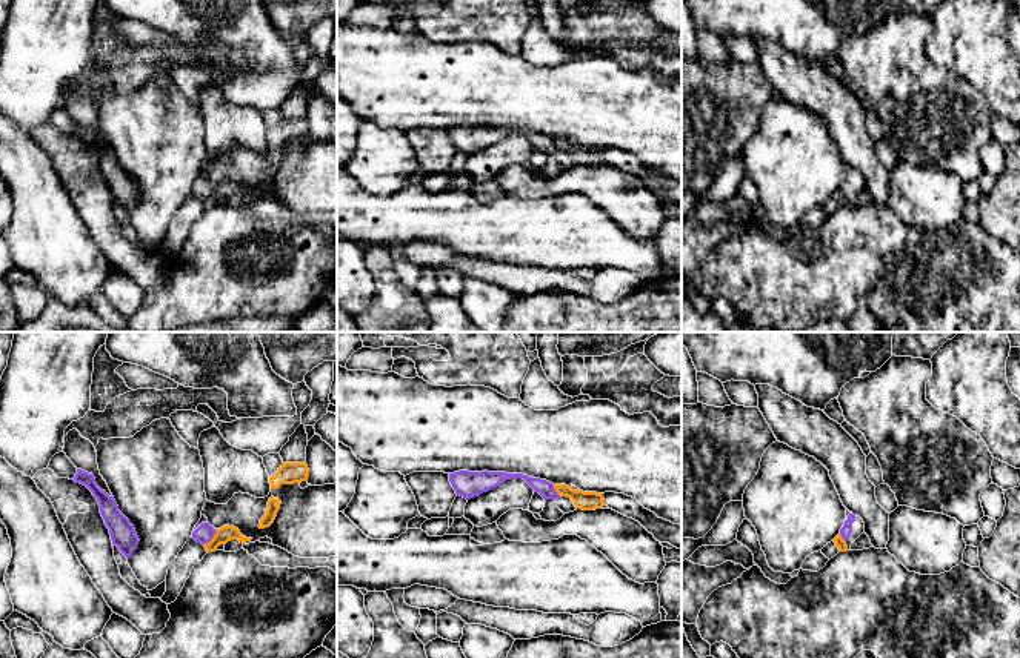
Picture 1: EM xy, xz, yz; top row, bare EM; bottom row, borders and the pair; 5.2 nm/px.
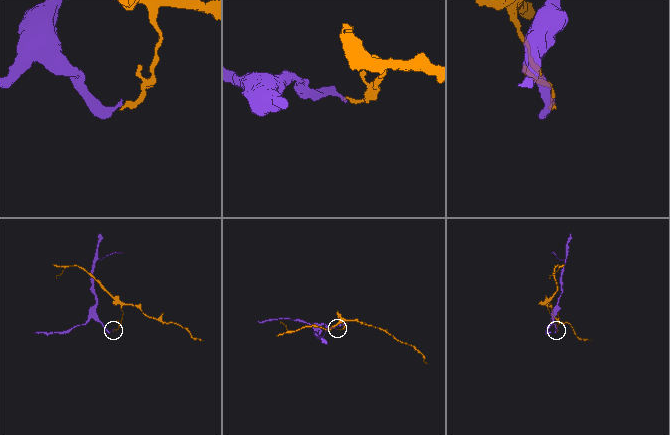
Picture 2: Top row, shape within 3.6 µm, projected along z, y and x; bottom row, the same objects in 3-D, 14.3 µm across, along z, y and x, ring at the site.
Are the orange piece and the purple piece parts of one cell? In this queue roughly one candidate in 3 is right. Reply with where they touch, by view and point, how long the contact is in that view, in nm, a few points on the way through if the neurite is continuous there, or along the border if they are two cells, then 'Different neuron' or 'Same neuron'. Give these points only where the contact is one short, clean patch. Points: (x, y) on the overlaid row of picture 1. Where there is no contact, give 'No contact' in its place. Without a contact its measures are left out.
Touches orange at xy (213, 538). Shared border 110 nm. Boundary: xy (217, 531), (203, 545). Different neuron

